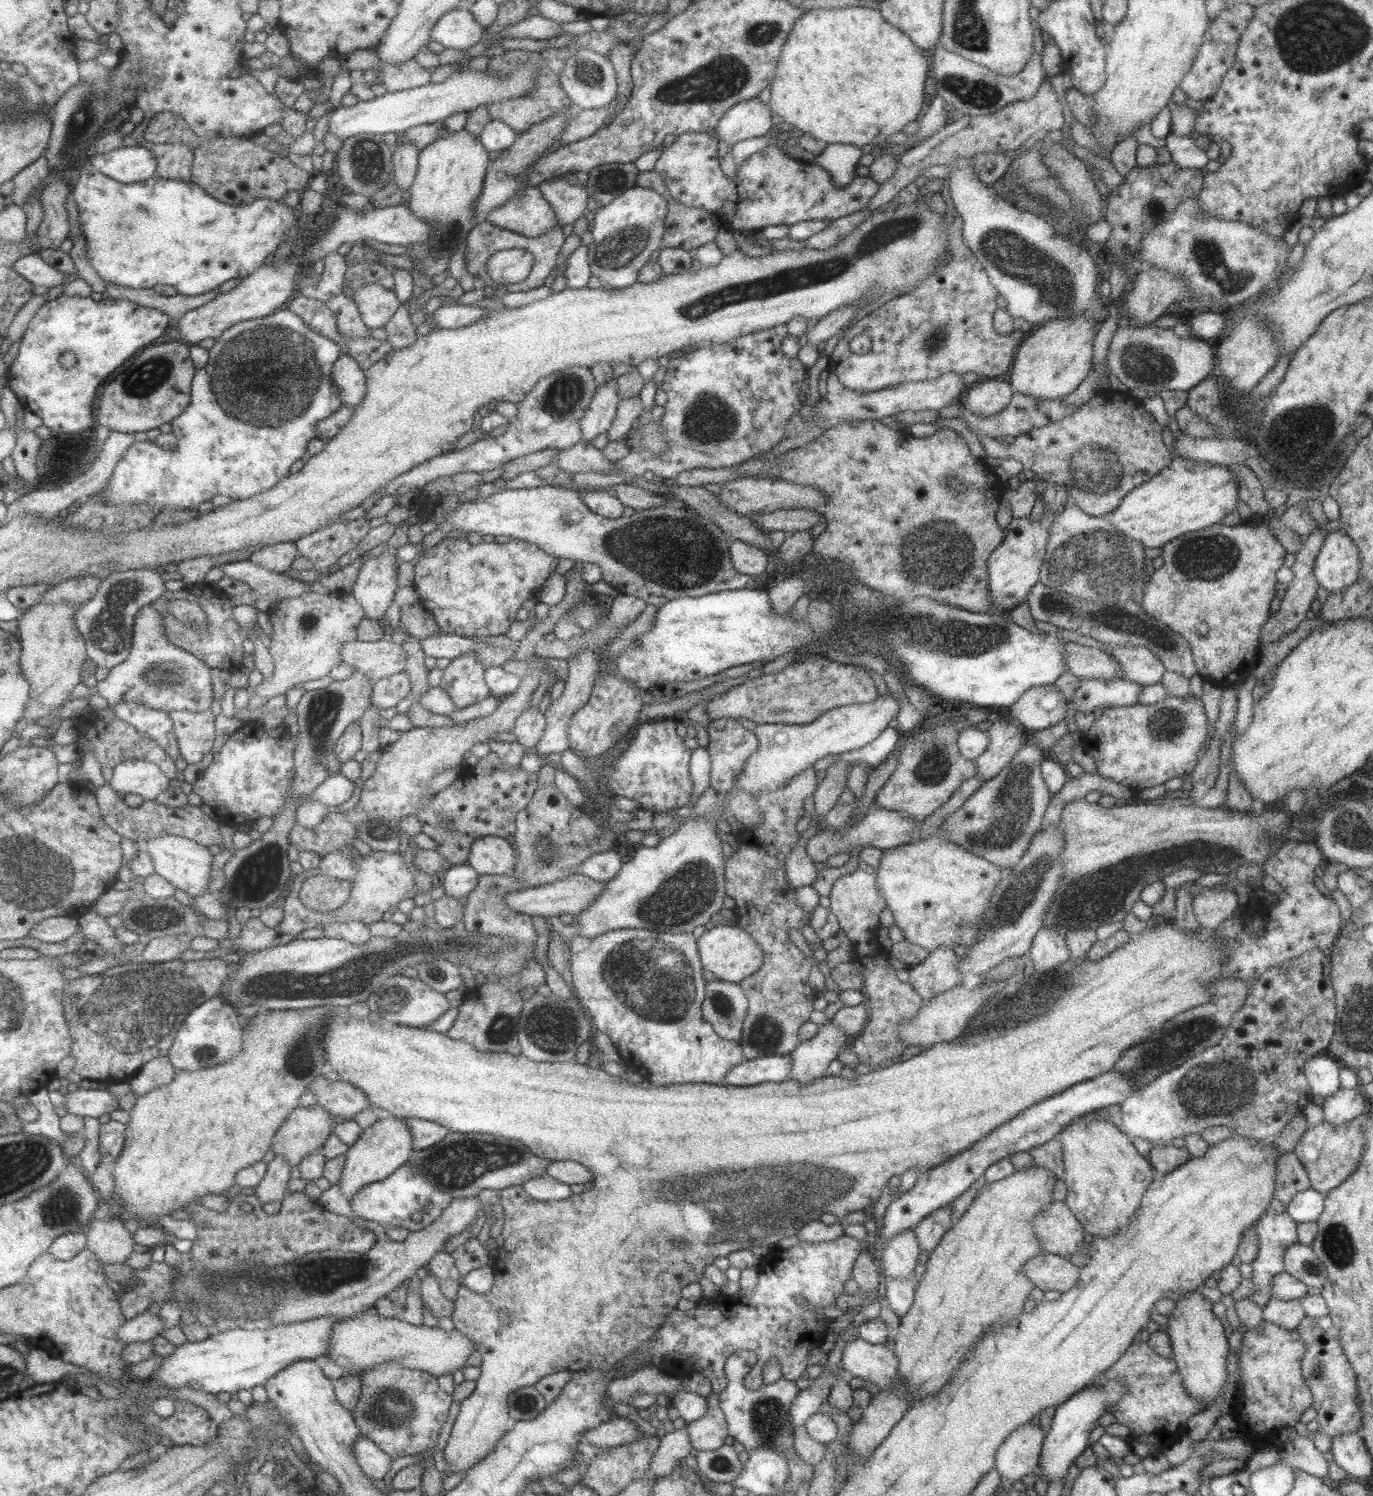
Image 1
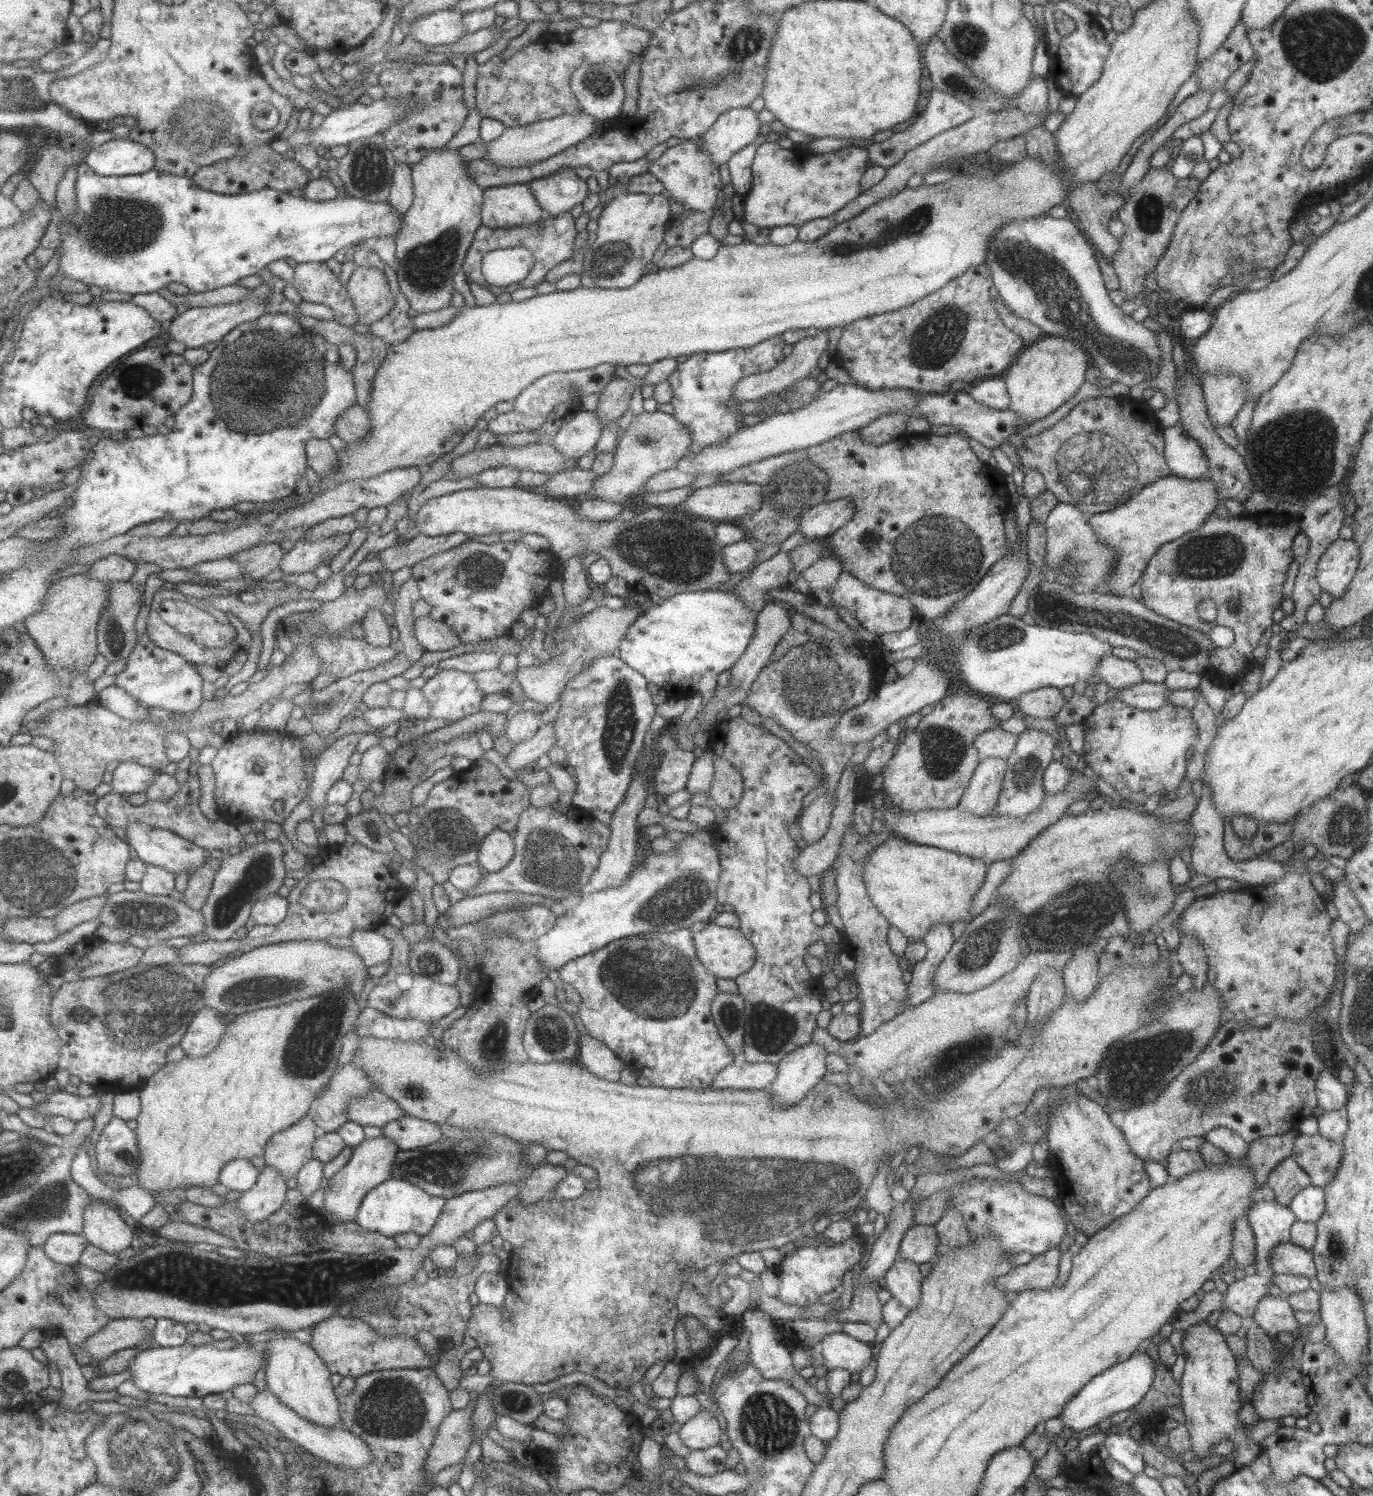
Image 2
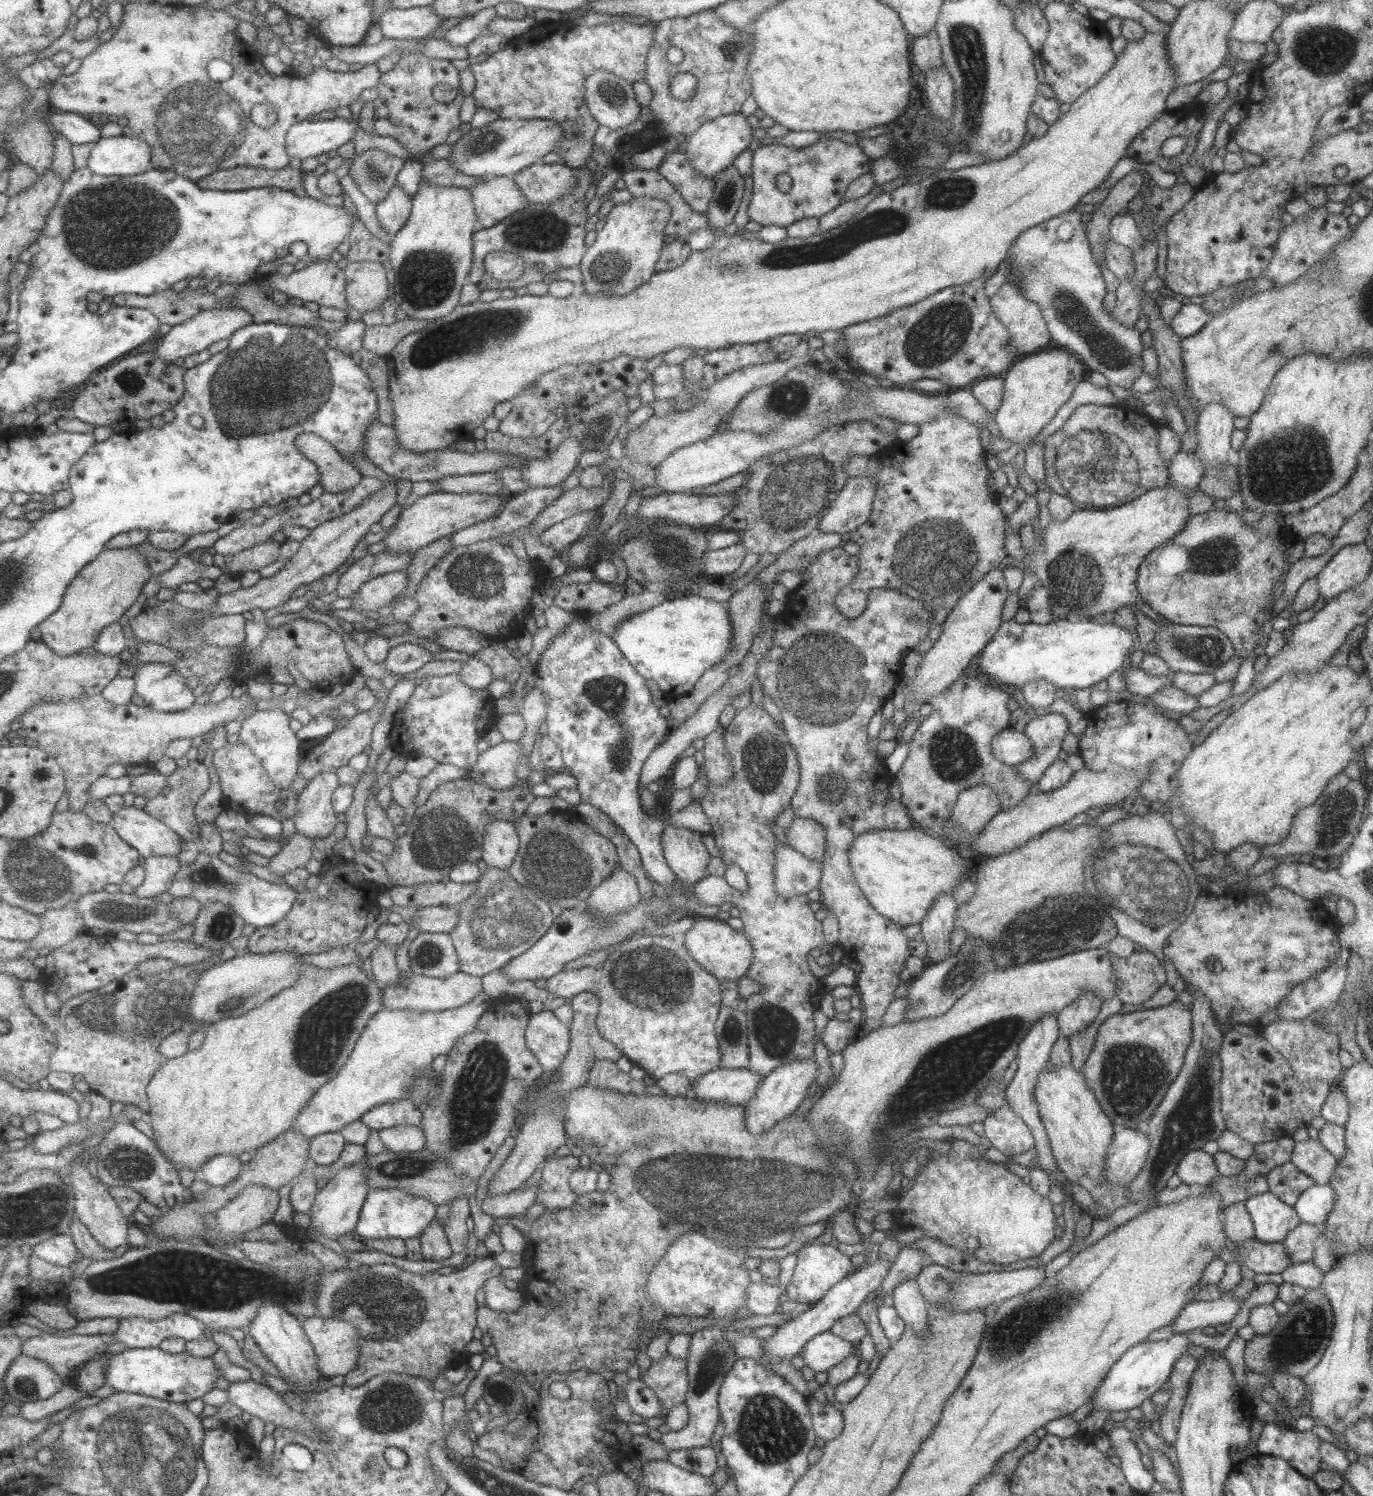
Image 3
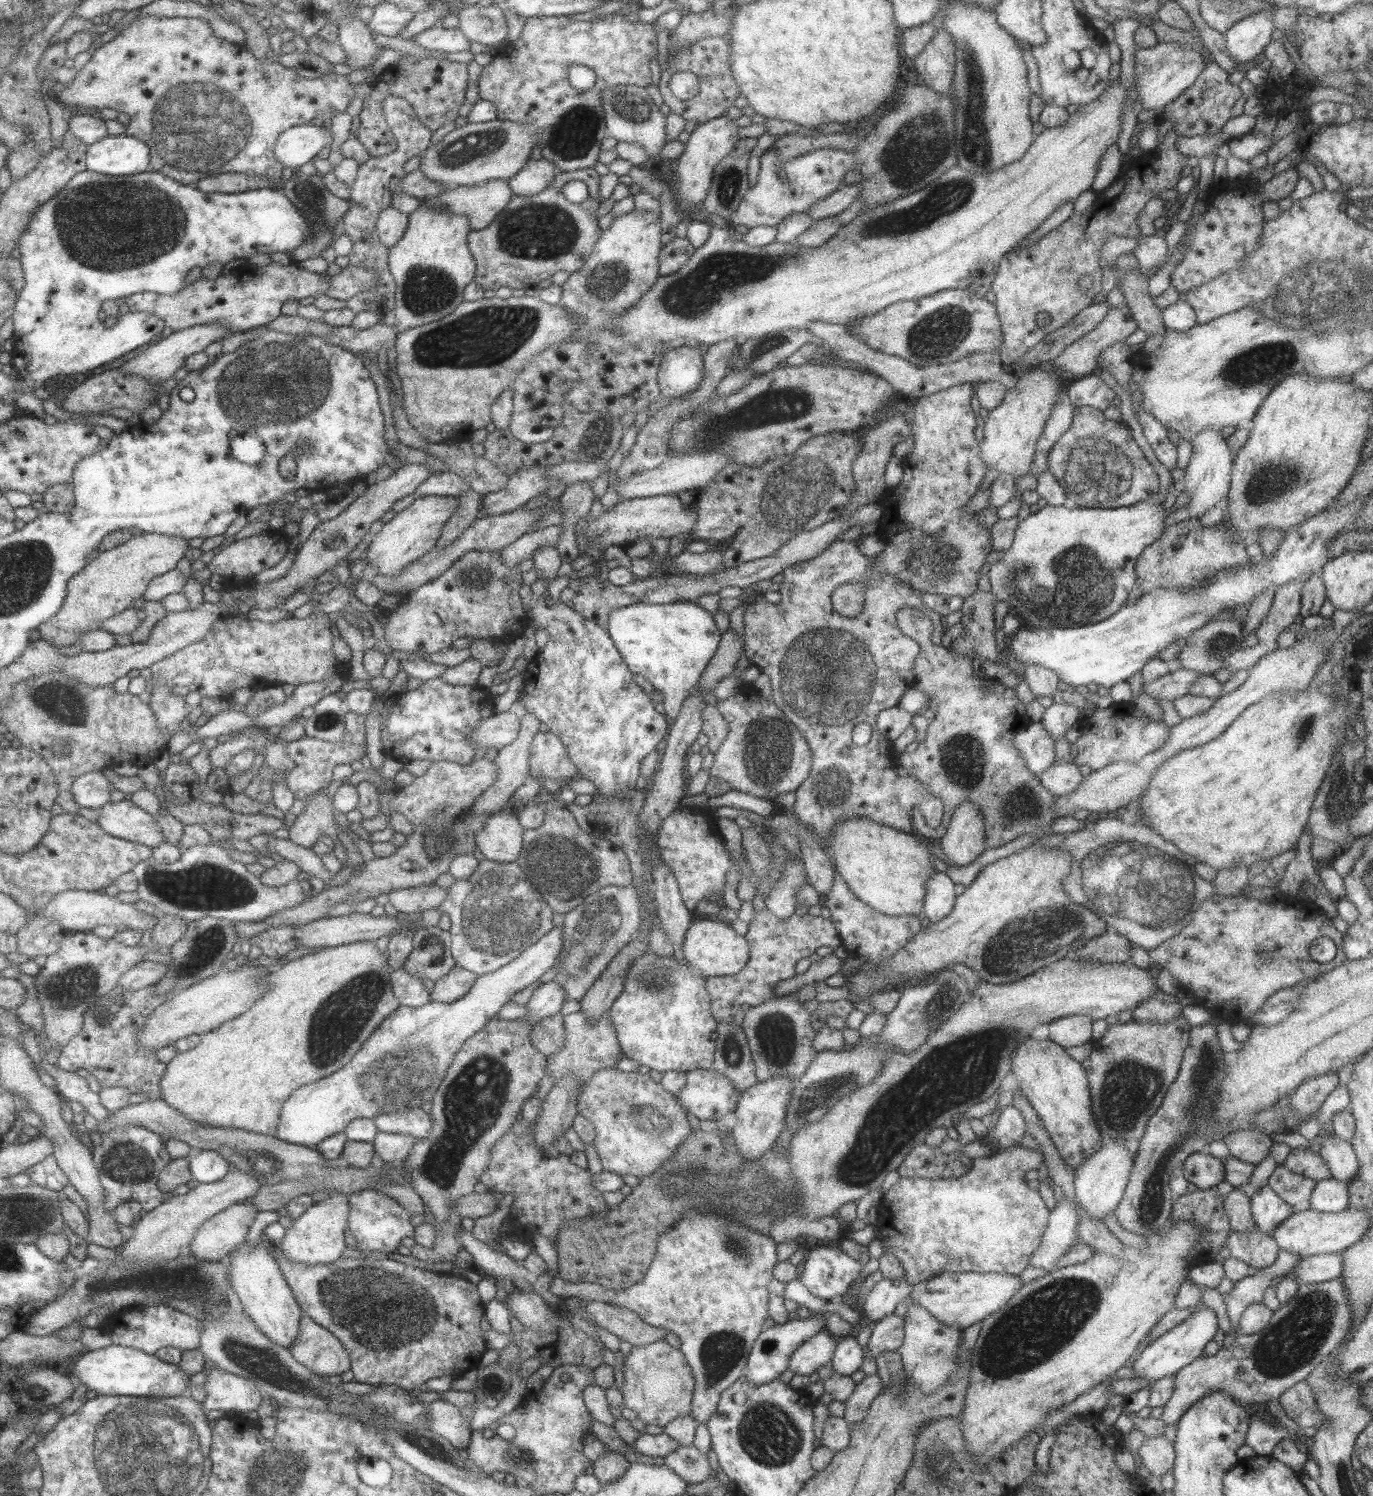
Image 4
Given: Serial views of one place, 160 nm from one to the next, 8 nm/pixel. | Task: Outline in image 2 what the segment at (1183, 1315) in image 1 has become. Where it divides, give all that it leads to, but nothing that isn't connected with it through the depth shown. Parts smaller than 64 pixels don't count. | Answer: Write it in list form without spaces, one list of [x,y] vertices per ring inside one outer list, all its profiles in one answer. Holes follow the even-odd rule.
[[[1199,1321],[1184,1330],[1181,1340],[1181,1348],[1183,1348],[1185,1360],[1182,1377],[1180,1378],[1180,1408],[1185,1416],[1185,1426],[1187,1426],[1188,1435],[1191,1441],[1189,1451],[1194,1453],[1194,1461],[1201,1461],[1206,1457],[1210,1457],[1210,1451],[1215,1443],[1222,1439],[1231,1440],[1234,1445],[1233,1464],[1235,1469],[1247,1466],[1251,1461],[1261,1453],[1259,1445],[1253,1441],[1248,1441],[1246,1433],[1249,1429],[1241,1425],[1237,1419],[1237,1410],[1242,1405],[1237,1395],[1238,1379],[1235,1372],[1235,1356],[1231,1349],[1225,1343],[1225,1335],[1220,1333],[1218,1329],[1210,1326],[1207,1322]]]

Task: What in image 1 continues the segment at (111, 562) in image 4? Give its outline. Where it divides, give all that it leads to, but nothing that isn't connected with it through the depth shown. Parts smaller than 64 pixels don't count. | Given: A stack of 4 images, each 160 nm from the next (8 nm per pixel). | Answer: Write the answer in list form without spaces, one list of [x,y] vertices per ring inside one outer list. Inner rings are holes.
[[[39,602],[37,605],[29,607],[27,611],[20,615],[18,620],[19,636],[22,639],[22,673],[31,682],[31,700],[27,702],[27,712],[24,716],[25,724],[36,724],[37,720],[49,722],[49,715],[53,714],[69,701],[69,696],[77,688],[77,684],[82,681],[82,668],[88,658],[85,636],[78,632],[75,624],[74,614],[80,606],[76,604],[45,604]]]

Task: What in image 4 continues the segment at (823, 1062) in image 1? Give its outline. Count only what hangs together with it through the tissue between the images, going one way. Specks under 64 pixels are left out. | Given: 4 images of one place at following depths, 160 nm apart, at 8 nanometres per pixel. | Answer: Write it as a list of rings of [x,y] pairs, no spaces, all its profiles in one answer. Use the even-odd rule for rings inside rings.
[[[773,1075],[763,1082],[752,1084],[737,1099],[735,1105],[735,1124],[729,1131],[742,1159],[758,1159],[769,1147],[773,1146],[784,1126],[784,1116],[794,1087],[791,1077]]]

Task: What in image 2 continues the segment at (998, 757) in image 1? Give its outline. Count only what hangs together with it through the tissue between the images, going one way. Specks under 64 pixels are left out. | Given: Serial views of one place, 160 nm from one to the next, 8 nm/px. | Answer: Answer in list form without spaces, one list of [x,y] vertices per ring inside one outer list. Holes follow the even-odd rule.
[[[985,758],[977,764],[965,790],[961,795],[958,807],[971,814],[990,814],[1002,785],[1006,772],[1006,760]]]

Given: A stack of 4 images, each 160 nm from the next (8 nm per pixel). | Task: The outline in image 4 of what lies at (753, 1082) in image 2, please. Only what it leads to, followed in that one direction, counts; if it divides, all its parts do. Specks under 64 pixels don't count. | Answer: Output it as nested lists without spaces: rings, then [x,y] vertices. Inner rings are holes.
[[[713,1069],[686,1072],[686,1083],[676,1098],[698,1120],[720,1120],[734,1112],[739,1093],[731,1081]]]

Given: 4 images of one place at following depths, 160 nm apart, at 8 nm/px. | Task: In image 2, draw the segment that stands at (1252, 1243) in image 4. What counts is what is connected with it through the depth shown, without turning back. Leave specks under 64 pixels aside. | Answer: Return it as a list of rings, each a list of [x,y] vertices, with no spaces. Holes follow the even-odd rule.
[[[1290,1242],[1275,1245],[1271,1249],[1268,1267],[1273,1274],[1295,1274],[1305,1278],[1316,1276],[1312,1253]]]

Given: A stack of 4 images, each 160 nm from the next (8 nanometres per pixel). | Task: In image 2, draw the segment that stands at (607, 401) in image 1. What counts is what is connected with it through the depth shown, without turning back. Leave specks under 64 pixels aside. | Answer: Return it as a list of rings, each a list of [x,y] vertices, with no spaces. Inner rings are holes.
[[[582,408],[557,431],[553,445],[570,463],[575,464],[580,456],[596,446],[601,431],[602,422],[598,414]]]

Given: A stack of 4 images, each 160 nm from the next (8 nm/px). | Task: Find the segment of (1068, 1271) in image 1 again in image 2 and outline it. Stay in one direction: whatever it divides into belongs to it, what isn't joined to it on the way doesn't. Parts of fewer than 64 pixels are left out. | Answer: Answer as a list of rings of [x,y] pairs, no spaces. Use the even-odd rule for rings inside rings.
[[[1051,1248],[1039,1256],[1032,1256],[1026,1264],[1014,1265],[994,1282],[1005,1292],[1045,1290],[1057,1283],[1059,1248]]]

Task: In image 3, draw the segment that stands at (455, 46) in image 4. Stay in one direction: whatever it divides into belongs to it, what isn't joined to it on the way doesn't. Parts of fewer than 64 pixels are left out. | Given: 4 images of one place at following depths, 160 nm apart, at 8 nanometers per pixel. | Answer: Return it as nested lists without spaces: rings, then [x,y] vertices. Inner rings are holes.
[[[493,7],[483,8],[473,15],[465,16],[455,26],[444,32],[443,38],[455,46],[466,46],[471,40],[480,36],[481,30],[496,17]]]

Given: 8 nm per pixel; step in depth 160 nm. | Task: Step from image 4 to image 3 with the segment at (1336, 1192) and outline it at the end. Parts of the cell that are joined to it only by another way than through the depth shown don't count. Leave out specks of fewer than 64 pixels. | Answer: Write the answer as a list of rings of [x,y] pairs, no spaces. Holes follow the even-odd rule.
[[[1329,1184],[1309,1186],[1293,1204],[1301,1223],[1321,1226],[1335,1204],[1335,1193]]]

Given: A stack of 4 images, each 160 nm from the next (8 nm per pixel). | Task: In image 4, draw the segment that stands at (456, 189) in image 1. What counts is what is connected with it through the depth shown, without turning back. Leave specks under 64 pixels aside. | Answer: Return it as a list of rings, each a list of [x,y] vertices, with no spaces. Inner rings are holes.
[[[421,204],[408,215],[408,224],[401,240],[393,248],[388,248],[388,268],[395,284],[394,314],[398,332],[406,331],[439,320],[449,314],[461,301],[463,290],[475,276],[476,263],[467,248],[467,234],[471,231],[465,216],[453,216],[445,209],[435,209]]]

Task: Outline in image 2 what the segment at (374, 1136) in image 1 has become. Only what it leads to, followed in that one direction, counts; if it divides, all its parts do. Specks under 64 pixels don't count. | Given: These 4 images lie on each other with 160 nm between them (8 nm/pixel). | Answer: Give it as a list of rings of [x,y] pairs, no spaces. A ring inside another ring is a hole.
[[[382,1134],[375,1138],[364,1137],[353,1147],[347,1163],[329,1179],[327,1188],[321,1190],[323,1192],[321,1212],[330,1212],[340,1219],[340,1223],[351,1222],[356,1218],[357,1208],[363,1196],[366,1196],[371,1188],[376,1188],[377,1184],[389,1179],[391,1165],[398,1151],[391,1140]]]

